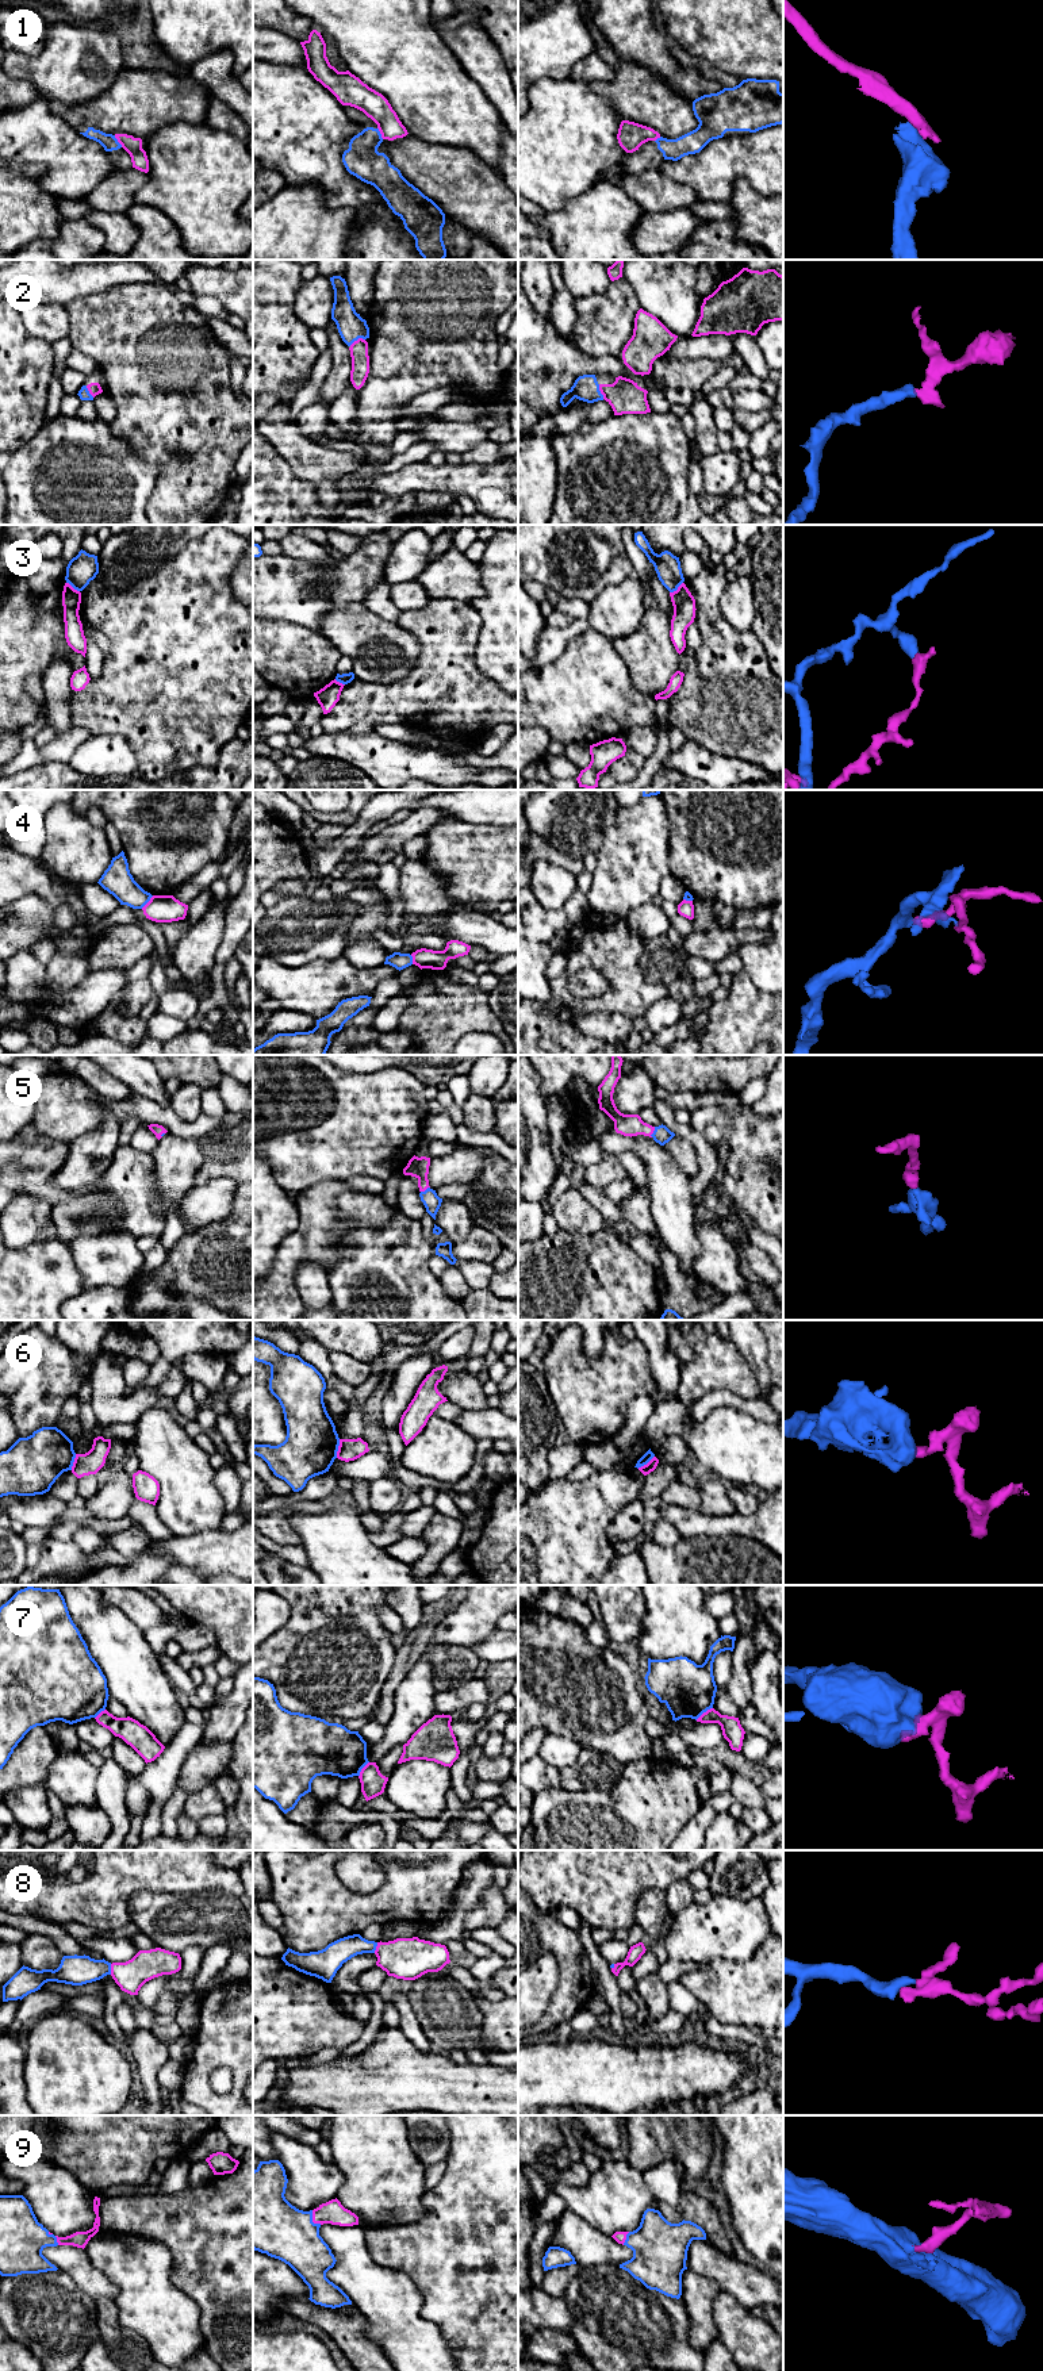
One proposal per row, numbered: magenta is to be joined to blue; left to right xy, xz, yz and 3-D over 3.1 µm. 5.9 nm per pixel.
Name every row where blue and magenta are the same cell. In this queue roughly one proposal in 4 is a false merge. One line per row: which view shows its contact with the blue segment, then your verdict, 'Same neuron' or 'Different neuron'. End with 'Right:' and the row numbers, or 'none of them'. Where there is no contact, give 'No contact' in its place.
1: Touches blue in xy. Different neuron
2: Touches blue in xz. Same neuron
3: Touches blue in yz. Different neuron
4: Touches blue in xy. Different neuron
5: Touches blue in yz. Same neuron
6: Touches blue in xz. Different neuron
7: Touches blue in yz. Different neuron
8: Touches blue in xy. Same neuron
9: Touches blue in xz. Same neuron
Right: 2, 5, 8, 9

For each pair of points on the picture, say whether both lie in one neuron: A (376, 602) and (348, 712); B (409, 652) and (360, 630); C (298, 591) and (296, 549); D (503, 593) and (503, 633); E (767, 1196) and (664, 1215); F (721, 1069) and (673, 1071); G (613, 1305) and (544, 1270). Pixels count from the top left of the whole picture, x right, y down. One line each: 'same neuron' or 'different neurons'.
A: different neurons
B: same neuron
C: different neurons
D: same neuron
E: different neurons
F: same neuron
G: same neuron

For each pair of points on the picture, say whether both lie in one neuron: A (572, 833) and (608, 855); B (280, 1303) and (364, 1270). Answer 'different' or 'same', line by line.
A: different
B: different

